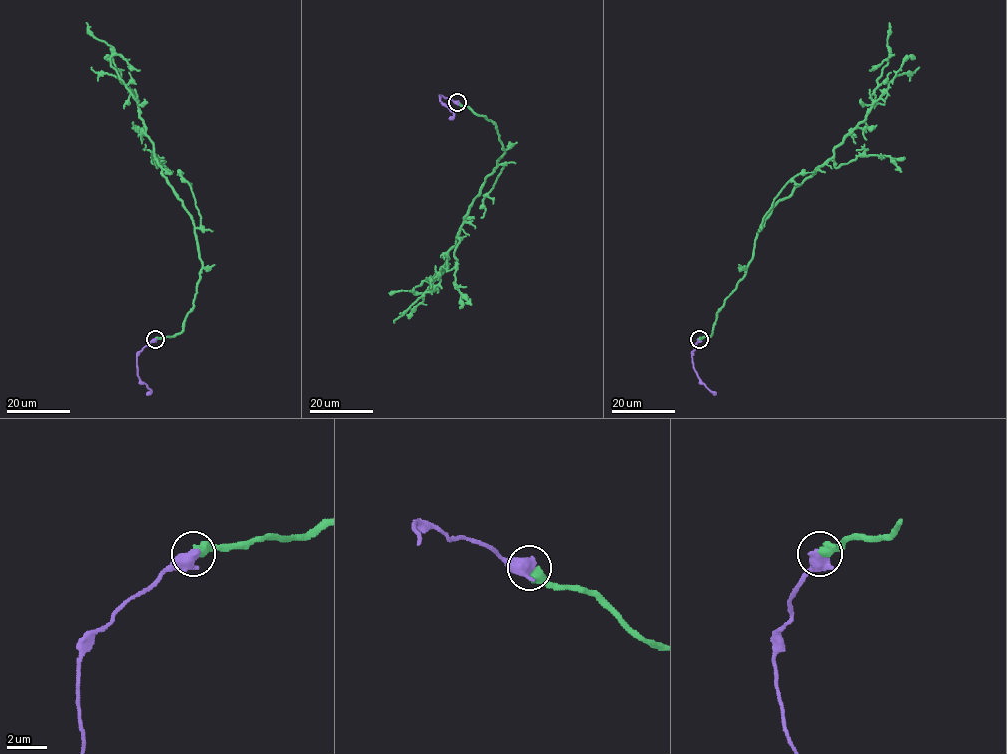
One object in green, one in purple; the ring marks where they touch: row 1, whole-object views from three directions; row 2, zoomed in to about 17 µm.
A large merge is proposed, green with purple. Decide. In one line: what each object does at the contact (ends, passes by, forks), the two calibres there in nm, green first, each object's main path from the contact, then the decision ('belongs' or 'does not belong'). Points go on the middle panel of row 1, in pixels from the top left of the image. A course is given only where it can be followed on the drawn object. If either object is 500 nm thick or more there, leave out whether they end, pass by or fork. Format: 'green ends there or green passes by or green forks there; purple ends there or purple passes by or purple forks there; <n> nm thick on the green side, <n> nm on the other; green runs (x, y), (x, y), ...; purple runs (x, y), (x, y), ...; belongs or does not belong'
480 nm thick on the green side, 750 nm on the other; green runs (458, 102), (495, 125), (505, 152), (474, 199), (441, 274), (423, 280), (414, 288), (415, 292), (388, 292); purple runs (458, 102), (439, 95), (441, 101), (454, 113), (449, 118); does not belong

